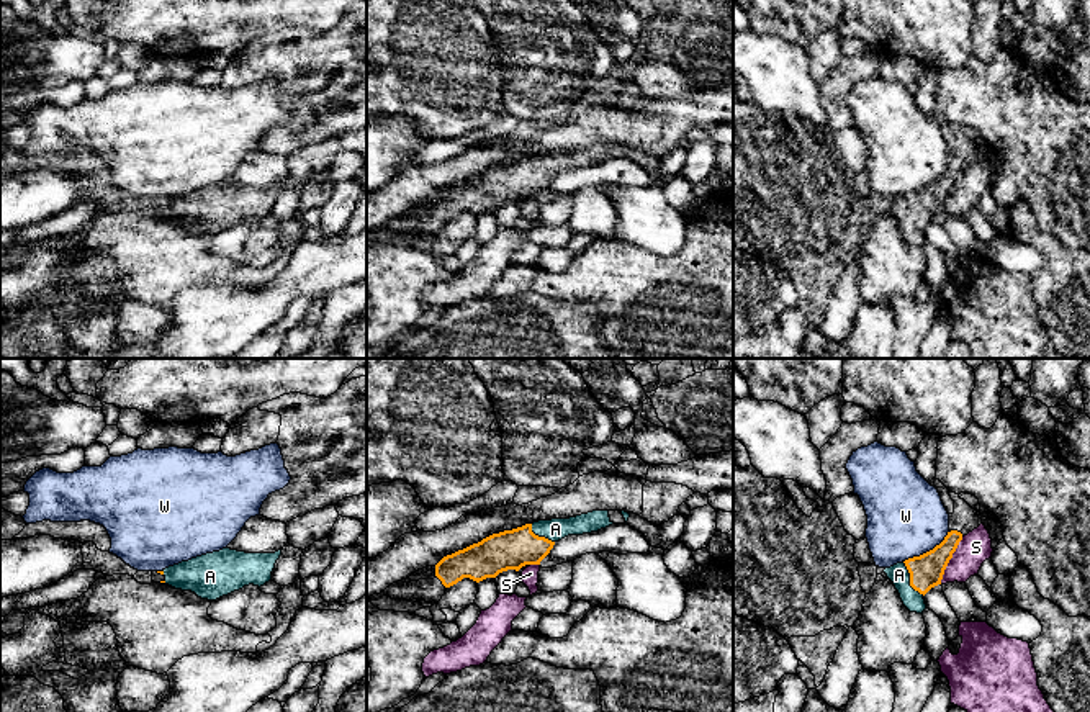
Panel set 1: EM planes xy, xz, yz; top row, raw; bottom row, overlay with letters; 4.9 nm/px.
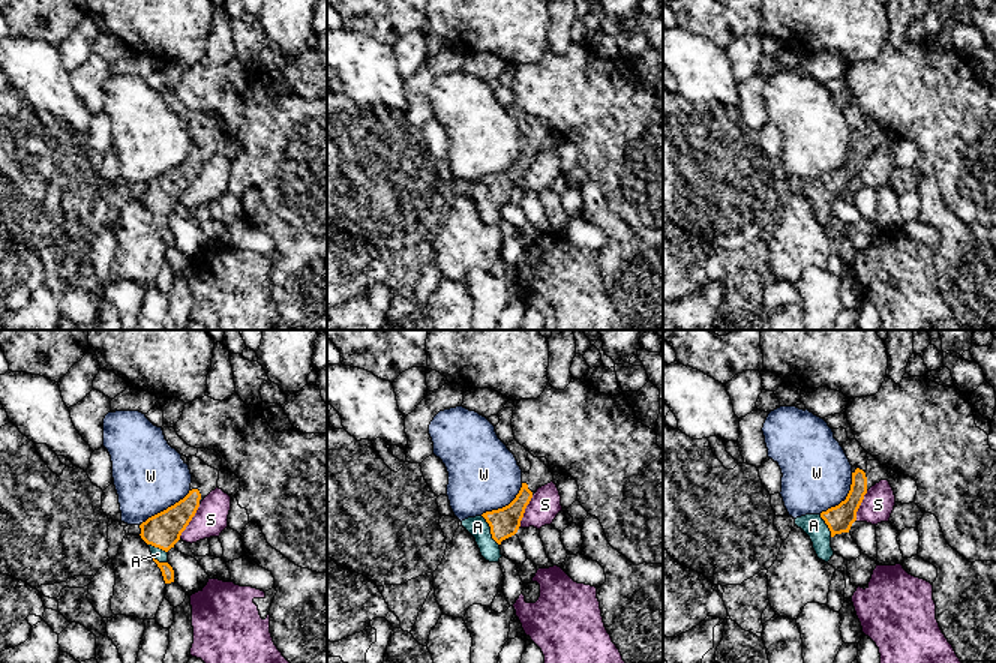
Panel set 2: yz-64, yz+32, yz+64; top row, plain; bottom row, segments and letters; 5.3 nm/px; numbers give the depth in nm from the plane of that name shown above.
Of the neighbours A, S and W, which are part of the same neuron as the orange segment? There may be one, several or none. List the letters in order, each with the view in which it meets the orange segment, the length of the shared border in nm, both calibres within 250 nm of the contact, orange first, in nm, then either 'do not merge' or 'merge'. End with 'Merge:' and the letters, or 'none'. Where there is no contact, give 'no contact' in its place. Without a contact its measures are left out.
A: yz | 200 nm | 160/100 nm | merge
S: yz | 260 nm | 160/160 nm | do not merge
W: yz | 280 nm | 160/380 nm | do not merge
Merge: A

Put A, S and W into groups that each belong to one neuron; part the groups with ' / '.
A / S / W

